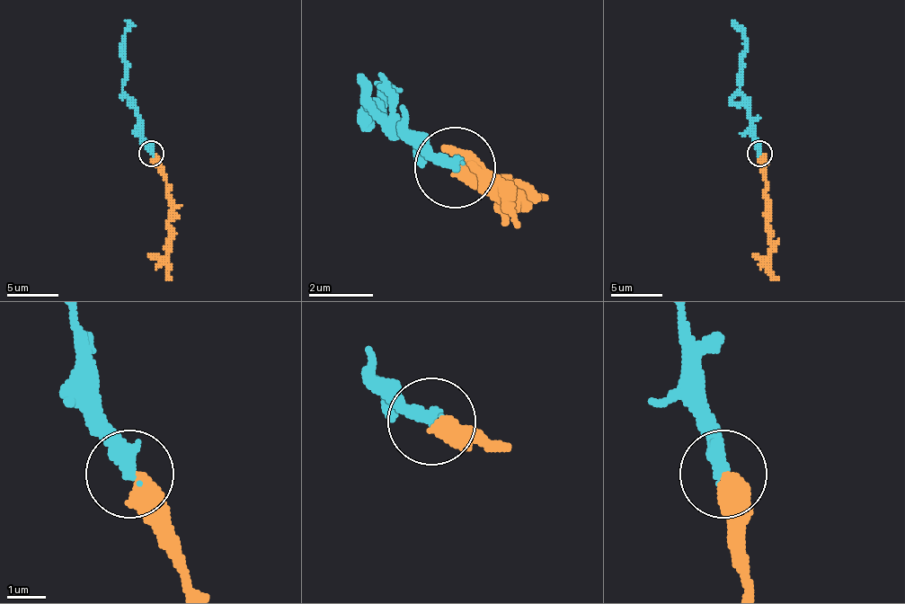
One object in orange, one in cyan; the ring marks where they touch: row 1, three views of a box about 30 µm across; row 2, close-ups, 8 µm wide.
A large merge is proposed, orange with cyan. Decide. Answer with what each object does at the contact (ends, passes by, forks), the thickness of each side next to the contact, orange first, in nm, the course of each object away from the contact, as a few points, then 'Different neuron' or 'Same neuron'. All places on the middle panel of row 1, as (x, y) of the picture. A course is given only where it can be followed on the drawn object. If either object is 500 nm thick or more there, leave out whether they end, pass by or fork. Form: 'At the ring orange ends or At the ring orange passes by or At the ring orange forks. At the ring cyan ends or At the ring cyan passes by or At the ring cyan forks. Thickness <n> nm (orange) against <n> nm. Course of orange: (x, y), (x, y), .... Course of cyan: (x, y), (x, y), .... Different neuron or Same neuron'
Thickness 500 nm (orange) against 400 nm. Course of orange: (461, 169), (518, 185), (510, 201), (518, 226). Course of cyan: (453, 169), (429, 145), (404, 137), (364, 104), (372, 120), (372, 80). Same neuron

